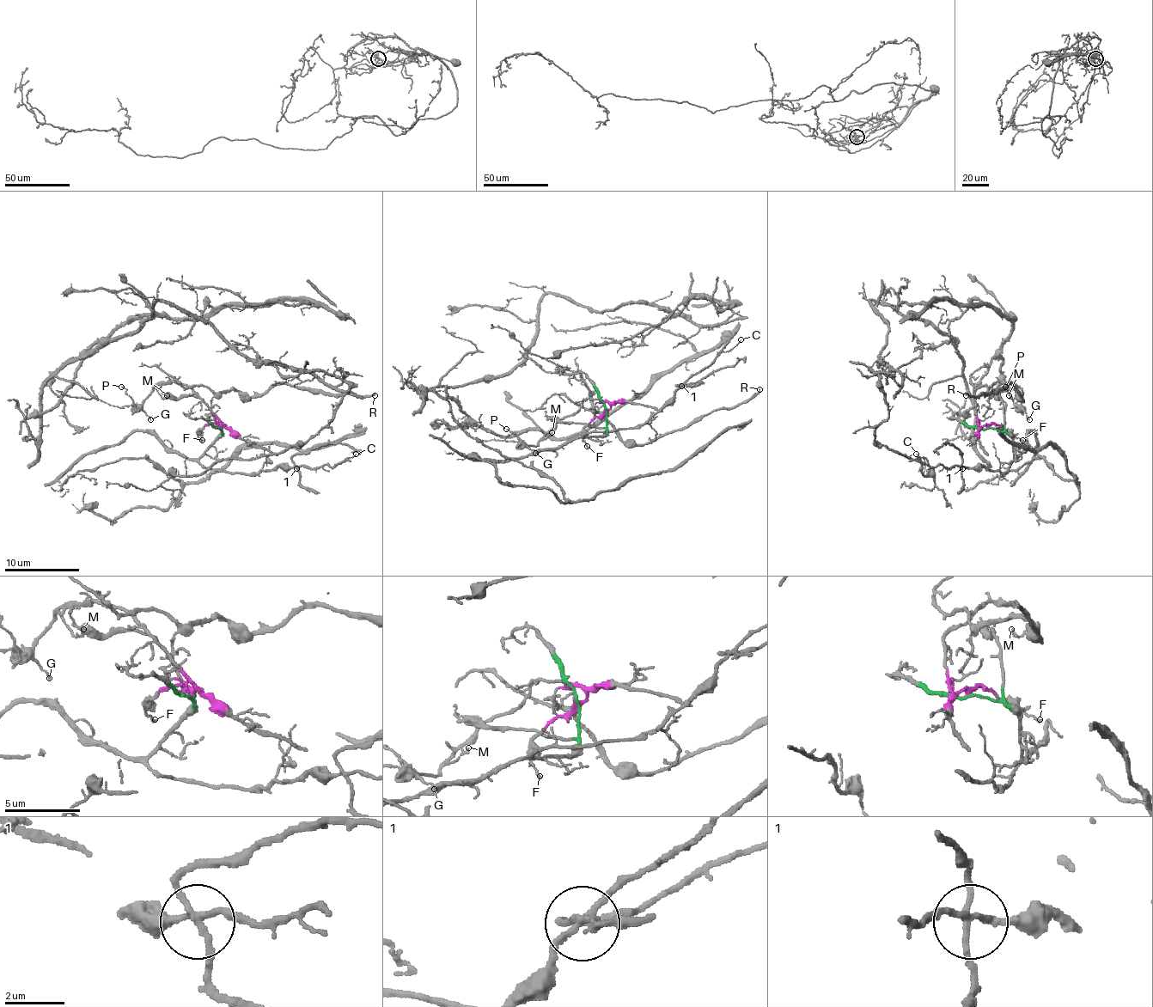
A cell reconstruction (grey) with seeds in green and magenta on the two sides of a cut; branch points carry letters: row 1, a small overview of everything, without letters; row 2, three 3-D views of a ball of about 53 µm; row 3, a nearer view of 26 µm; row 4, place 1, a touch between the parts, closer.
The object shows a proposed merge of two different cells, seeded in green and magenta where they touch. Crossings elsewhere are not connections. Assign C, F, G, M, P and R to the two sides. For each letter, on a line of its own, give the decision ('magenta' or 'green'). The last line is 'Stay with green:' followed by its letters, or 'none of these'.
C: green
F: magenta
G: magenta
M: magenta
P: magenta
R: magenta
Stay with green: C

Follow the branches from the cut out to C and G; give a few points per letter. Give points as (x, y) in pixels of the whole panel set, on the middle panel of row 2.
C: (604, 407), (607, 431), (591, 437), (584, 435), (591, 431), (640, 428), (685, 383), (741, 340)
G: (604, 407), (608, 409), (608, 401), (588, 398), (573, 415), (559, 420), (537, 444), (528, 444), (535, 452)

